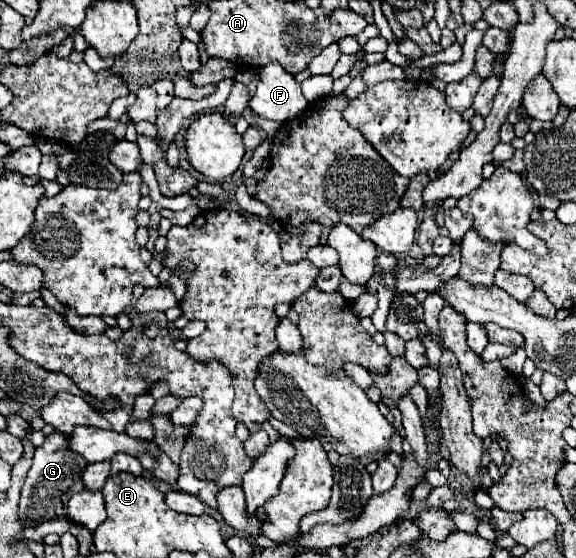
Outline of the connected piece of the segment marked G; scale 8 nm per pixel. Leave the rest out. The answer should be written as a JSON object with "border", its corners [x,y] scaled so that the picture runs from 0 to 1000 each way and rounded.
{"border":[[[94,771],[80,792],[73,799],[63,803],[59,821],[56,821],[56,839],[49,842],[42,875],[38,875],[38,889],[35,889],[35,935],[42,935],[42,943],[66,943],[73,935],[83,935],[94,928],[94,914],[101,896],[108,892],[108,885],[142,857],[146,839],[153,835],[149,821],[142,821],[135,810],[122,806],[122,778],[101,774]]]}

